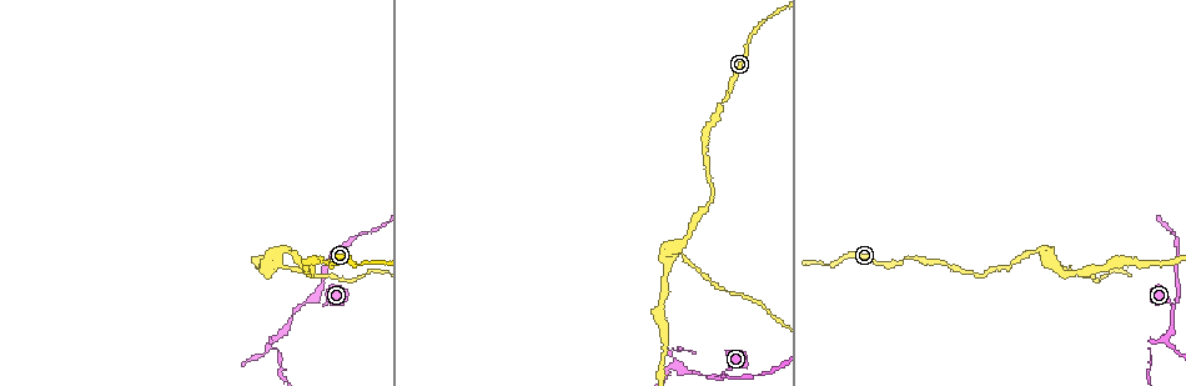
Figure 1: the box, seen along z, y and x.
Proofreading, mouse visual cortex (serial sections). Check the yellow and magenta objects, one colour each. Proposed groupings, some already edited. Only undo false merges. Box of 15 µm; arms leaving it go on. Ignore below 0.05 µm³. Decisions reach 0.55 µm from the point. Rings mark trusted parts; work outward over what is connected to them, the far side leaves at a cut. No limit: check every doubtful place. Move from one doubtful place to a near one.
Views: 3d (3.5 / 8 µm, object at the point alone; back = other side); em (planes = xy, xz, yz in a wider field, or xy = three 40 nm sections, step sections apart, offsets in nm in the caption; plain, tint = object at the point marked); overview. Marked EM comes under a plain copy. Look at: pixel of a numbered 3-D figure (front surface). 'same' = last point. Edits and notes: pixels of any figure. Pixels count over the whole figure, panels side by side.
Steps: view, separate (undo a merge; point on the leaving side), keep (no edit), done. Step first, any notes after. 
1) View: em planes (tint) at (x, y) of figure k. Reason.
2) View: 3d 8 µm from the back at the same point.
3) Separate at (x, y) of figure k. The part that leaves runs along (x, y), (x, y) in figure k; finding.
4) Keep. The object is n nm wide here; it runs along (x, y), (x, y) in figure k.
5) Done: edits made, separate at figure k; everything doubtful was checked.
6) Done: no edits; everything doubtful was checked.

View: 3d 3.5 µm at (271, 258) of figure 1. Sharp bend.

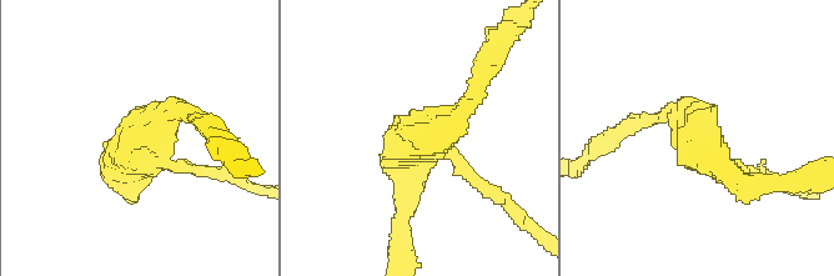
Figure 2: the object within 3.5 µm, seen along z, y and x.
View: em xy step 2 (tint) at (141, 142) of figure 2. 3 arms meet here; the arms are 200, 200, 300 nm wide; shape alone is not enough.

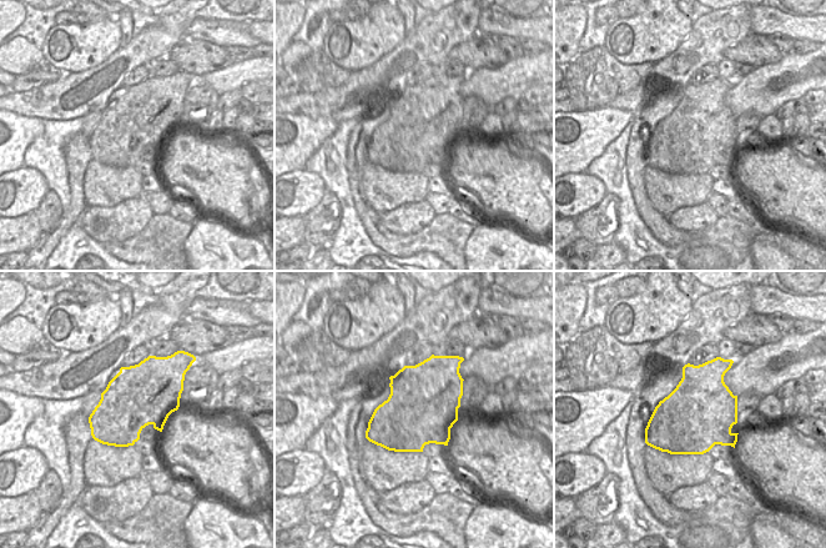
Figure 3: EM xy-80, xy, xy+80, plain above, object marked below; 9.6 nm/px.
View: em xy step 5 (tint) at the same point. Another direction.

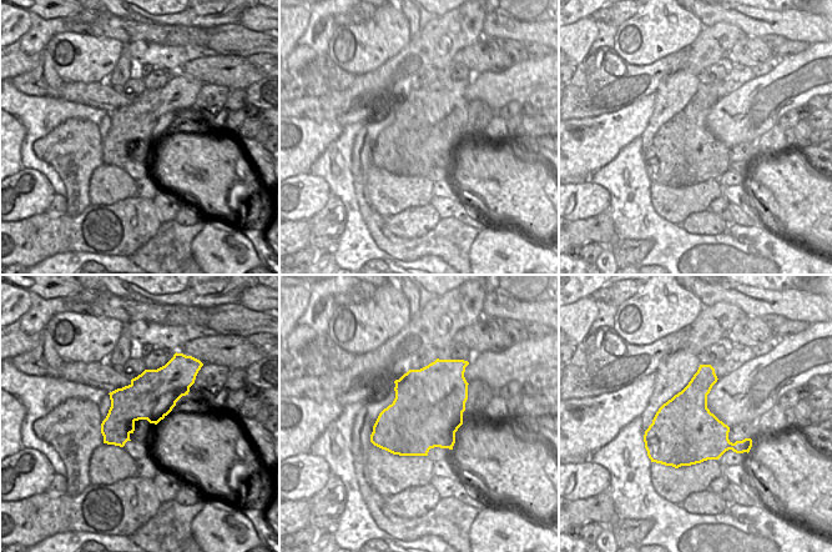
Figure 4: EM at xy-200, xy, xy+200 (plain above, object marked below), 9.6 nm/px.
Separate at (480, 185) of figure 2. The part that leaves runs along (451, 155), (462, 171), (538, 235) in figure 2; a second cell is stuck on.

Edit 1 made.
View: overview. Redraw.

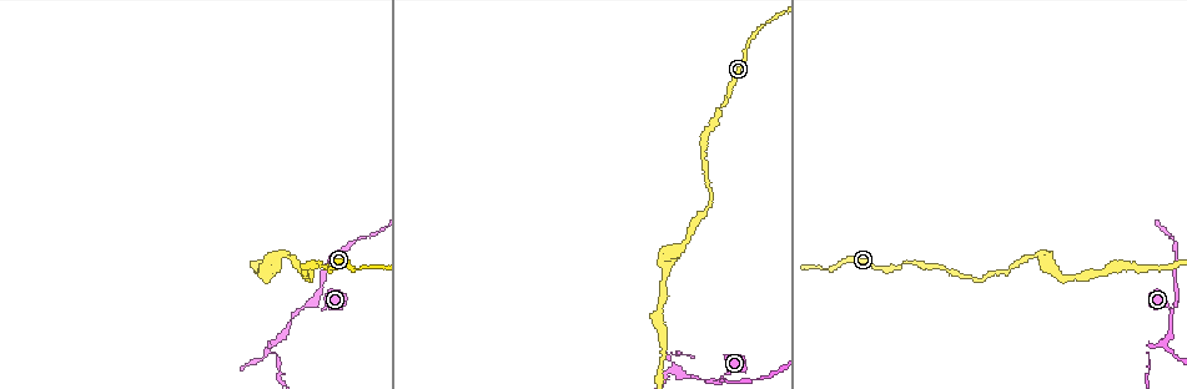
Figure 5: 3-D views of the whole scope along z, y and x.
View: em xy step 2 (tint) at (316, 306) of figure 5. Three-way junction.

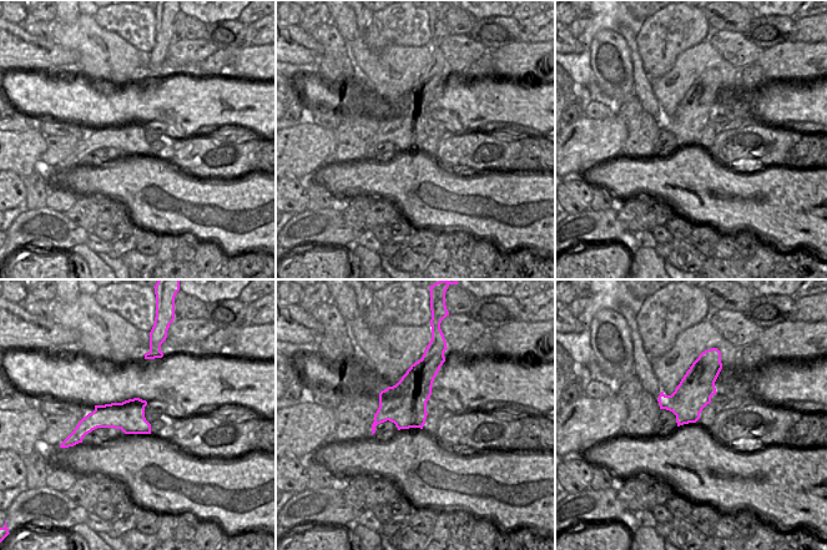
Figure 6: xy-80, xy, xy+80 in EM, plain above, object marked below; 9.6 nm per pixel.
View: 3d 3.5 µm at the same point.

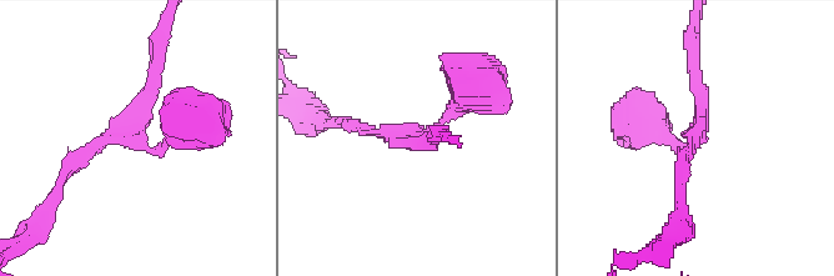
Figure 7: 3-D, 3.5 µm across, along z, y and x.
Keep. It runs along (191, 123), (160, 149), (106, 138), (64, 176) in figure 7; continuous, no second cell.

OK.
View: 3d 3.5 µm at (676, 370) of figure 5. A fork.

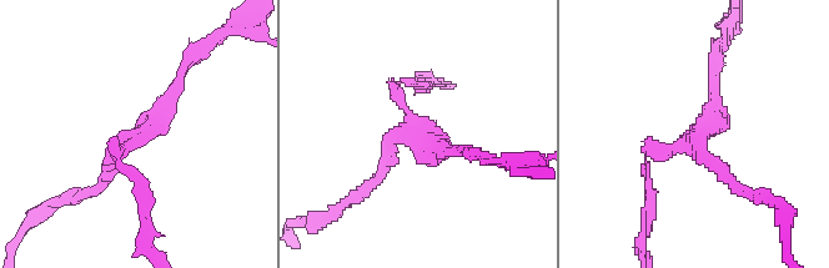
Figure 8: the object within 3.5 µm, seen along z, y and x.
View: em xy step 3 (tint) at (695, 137) of figure 8. 3 arms meet here; the arms are 100, 150, 200 nm wide; shape alone is not enough.

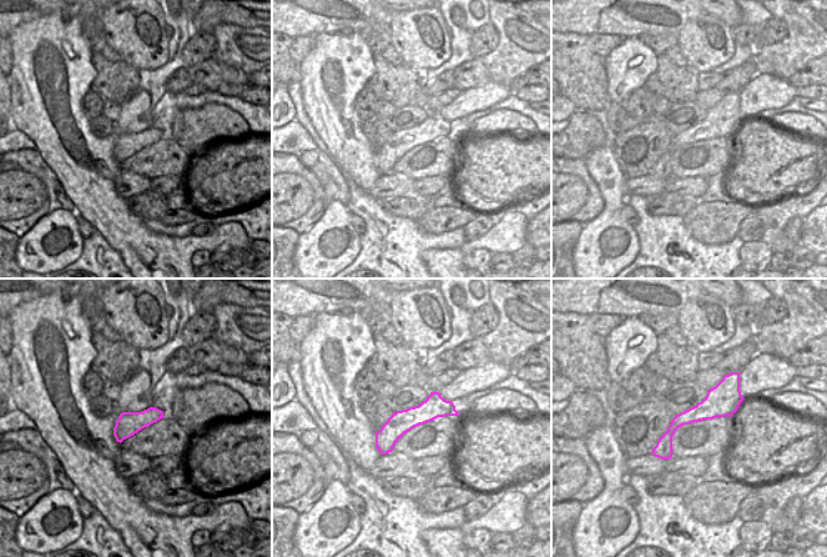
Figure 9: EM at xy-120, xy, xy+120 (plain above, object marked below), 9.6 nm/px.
Separate at (141, 195) of figure 8. The object is 220 nm wide here; the part that leaves runs along (120, 162), (144, 186), (151, 254) in figure 8; a second cell is stuck on.

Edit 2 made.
Done: edits made, separate at figure 2, separate at figure 8; everything doubtful was checked.

